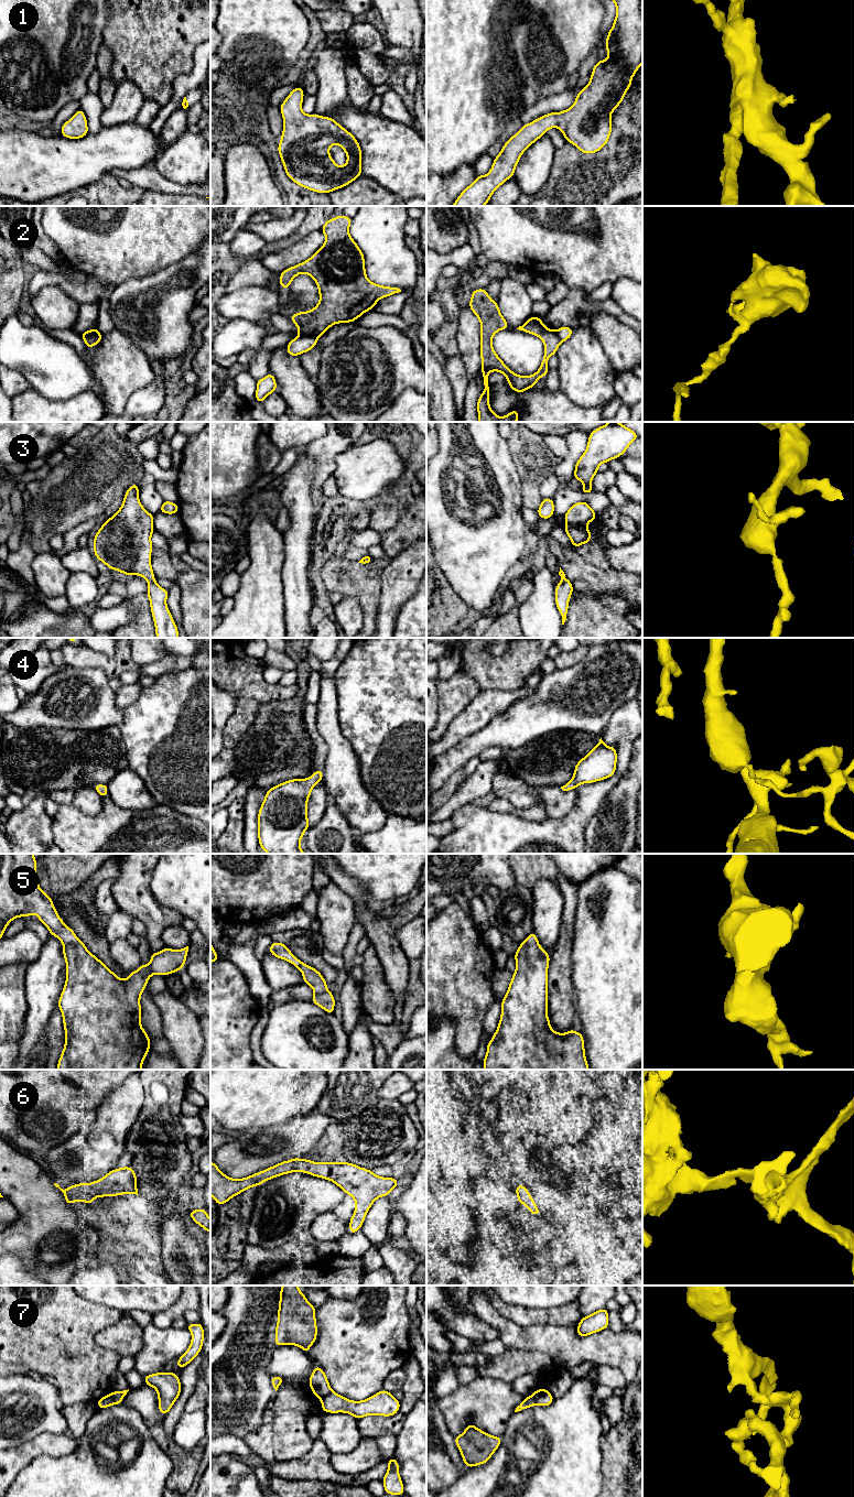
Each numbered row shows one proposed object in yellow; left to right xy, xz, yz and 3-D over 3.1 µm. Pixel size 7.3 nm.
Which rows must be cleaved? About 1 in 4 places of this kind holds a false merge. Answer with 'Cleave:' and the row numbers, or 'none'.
Cleave: 2, 7

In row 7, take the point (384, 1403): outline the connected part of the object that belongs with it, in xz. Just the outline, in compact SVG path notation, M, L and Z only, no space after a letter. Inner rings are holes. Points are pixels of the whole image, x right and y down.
M385 1389L361 1401L349 1400L332 1391L321 1402L324 1412L344 1412L357 1420L367 1415L391 1417L400 1410L400 1400Z

